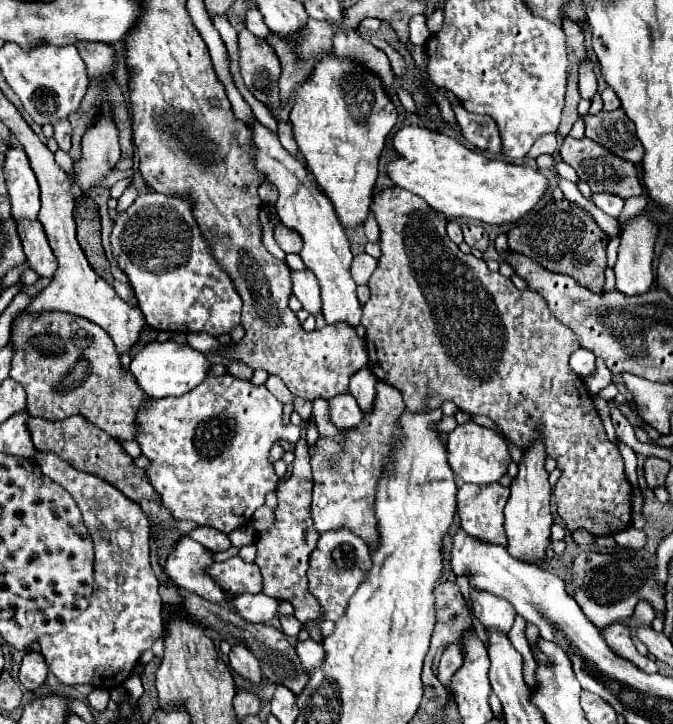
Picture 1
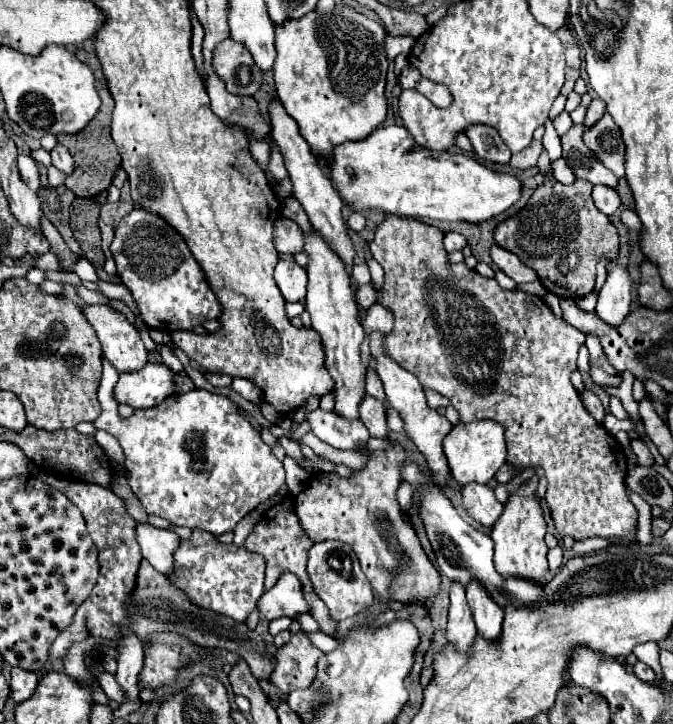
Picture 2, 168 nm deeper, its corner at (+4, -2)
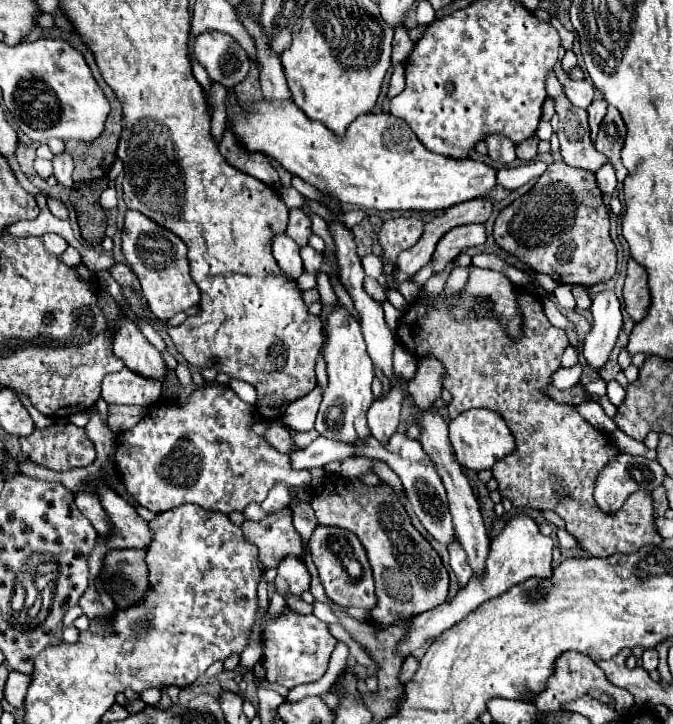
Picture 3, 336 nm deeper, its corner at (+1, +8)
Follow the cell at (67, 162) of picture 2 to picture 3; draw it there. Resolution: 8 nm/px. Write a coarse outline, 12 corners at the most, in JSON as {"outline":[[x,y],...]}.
{"outline":[[67,152],[53,156],[53,176],[71,188],[73,158]]}

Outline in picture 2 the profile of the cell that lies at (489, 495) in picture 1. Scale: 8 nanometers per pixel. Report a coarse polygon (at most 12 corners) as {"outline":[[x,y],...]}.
{"outline":[[482,484],[462,488],[466,514],[486,530],[504,508]]}

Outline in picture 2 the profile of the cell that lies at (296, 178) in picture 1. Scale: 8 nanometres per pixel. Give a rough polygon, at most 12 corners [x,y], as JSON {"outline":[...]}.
{"outline":[[310,228],[306,310],[336,382],[334,410],[358,418],[364,390],[346,264]]}

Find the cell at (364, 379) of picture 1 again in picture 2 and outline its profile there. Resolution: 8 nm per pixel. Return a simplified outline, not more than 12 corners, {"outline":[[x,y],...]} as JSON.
{"outline":[[362,398],[360,420],[370,436],[386,438],[386,406]]}

